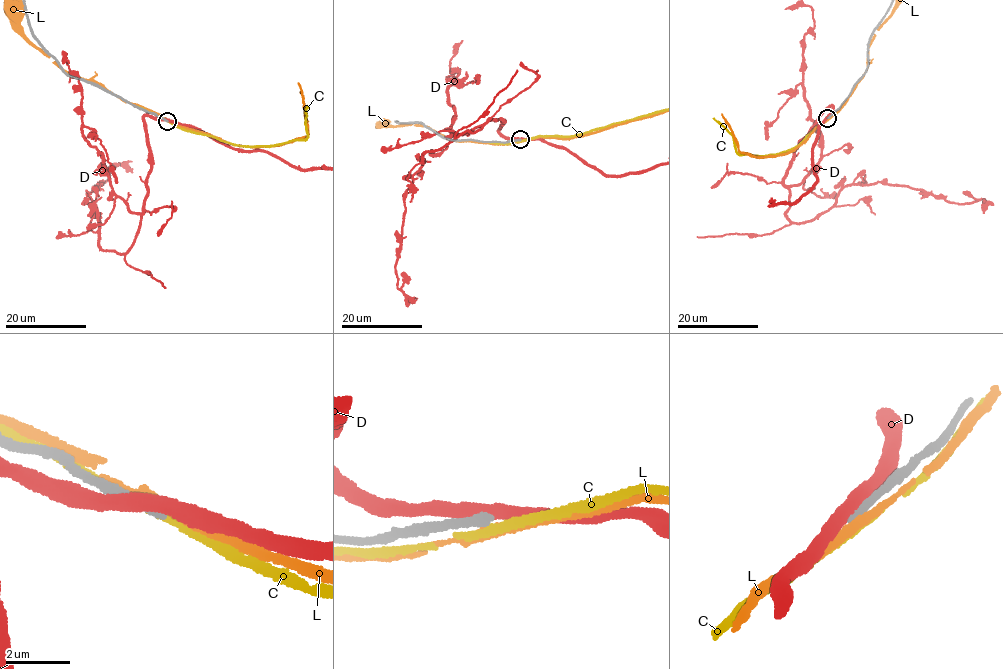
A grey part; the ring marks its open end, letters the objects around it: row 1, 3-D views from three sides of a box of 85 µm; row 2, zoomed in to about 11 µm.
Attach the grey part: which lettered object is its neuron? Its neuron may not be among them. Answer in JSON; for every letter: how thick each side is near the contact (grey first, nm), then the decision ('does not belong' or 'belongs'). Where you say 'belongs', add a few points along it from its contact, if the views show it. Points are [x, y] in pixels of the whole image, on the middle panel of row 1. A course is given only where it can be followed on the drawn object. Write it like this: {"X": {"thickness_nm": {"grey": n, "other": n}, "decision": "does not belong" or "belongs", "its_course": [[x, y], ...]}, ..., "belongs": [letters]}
{"C": {"thickness_nm": {"grey": 280, "other": 320}, "decision": "does not belong"}, "D": {"thickness_nm": {"grey": 320, "other": 440}, "decision": "does not belong"}, "L": {"thickness_nm": {"grey": 280, "other": 280}, "decision": "does not belong"}, "belongs": []}

